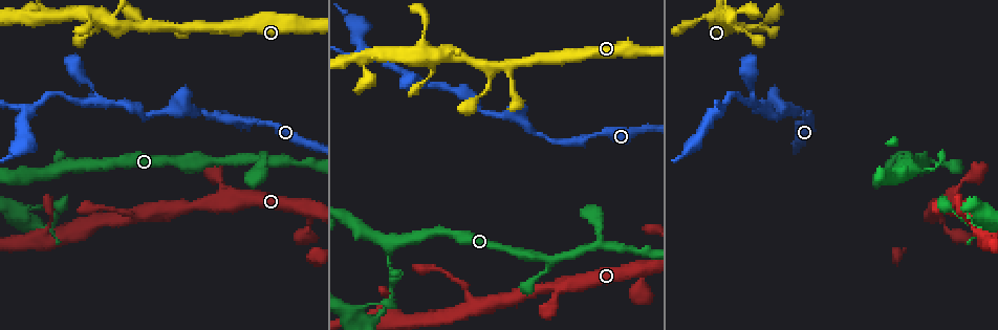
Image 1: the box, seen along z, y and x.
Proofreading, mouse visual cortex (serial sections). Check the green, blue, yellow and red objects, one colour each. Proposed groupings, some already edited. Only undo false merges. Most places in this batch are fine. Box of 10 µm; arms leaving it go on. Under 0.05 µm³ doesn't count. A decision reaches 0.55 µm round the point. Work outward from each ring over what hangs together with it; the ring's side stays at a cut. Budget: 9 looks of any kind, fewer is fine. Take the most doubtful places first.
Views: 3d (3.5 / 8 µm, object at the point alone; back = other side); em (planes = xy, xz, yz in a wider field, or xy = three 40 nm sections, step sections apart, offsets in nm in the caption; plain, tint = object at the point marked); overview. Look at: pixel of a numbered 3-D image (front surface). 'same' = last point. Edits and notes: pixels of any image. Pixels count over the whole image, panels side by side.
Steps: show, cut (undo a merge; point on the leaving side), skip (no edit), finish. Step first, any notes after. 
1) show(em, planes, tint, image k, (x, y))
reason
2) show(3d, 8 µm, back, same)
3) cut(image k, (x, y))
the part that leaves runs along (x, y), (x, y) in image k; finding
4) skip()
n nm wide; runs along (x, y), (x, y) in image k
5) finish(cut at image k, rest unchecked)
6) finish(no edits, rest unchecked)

show(3d, 3.5 µm, image 1, (436, 87))
three-way junction

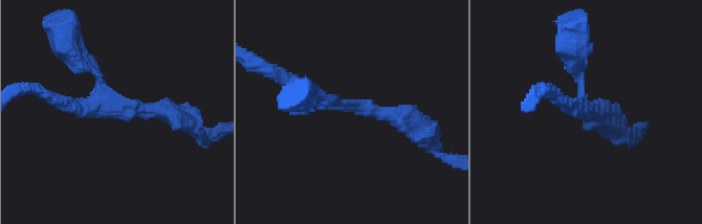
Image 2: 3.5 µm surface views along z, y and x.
show(em, xy, step 5, tint, image 2, (118, 104))

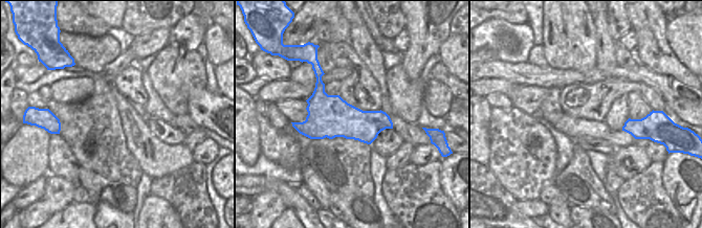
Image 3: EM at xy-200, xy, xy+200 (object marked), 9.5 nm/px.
show(em, xy, step 2, tint, same)

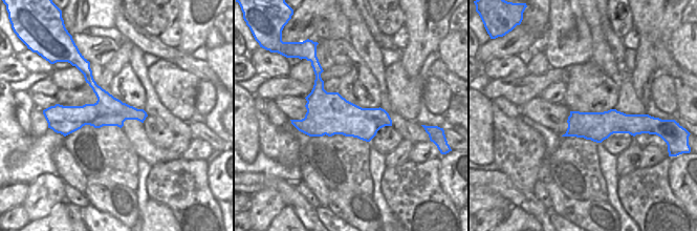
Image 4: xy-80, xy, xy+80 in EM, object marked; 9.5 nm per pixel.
skip()
3 arms; runs along (62, 110), (67, 113), (144, 114) in image 4; one cell here

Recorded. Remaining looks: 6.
show(3d, 3.5 µm, back, image 1, (491, 66))
calibre changes

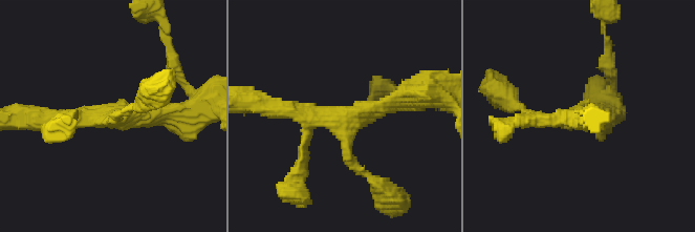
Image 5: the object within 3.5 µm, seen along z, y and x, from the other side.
skip()
all the same cell

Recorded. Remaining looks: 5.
show(3d, 3.5 µm, image 1, (599, 248))
side arm on a straight run

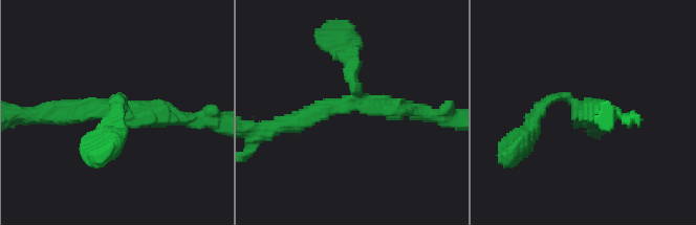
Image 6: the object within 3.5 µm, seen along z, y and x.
show(em, xy, step 2, tint, image 6, (351, 103))
3 arms; arms of 200, 250, 300 nm

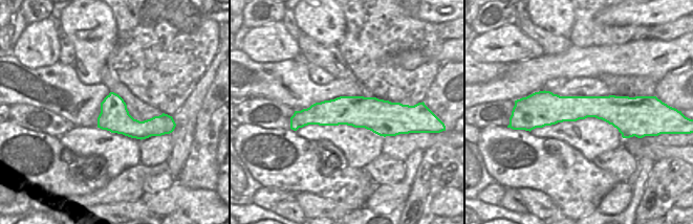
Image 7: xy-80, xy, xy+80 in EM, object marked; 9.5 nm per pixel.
skip()
320 nm wide; runs along (402, 107), (293, 119) in image 7; continuous, no second cell

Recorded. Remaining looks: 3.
show(em, planes, tint, image 1, (949, 199))
arms part here

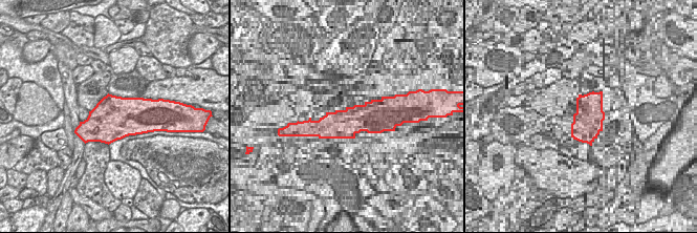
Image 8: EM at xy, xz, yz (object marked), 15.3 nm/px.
show(3d, 3.5 µm, same)

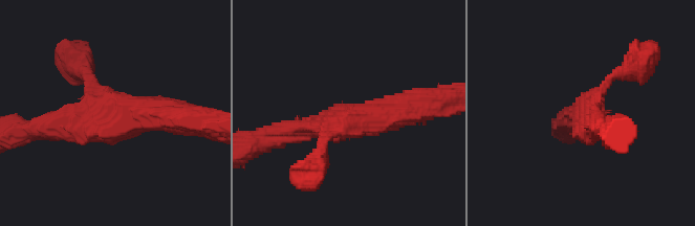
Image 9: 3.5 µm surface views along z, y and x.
skip()
3 arms; runs along (425, 105), (292, 132) in image 9; all the same cell

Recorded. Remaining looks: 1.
finish(no edits, rest unchecked)

